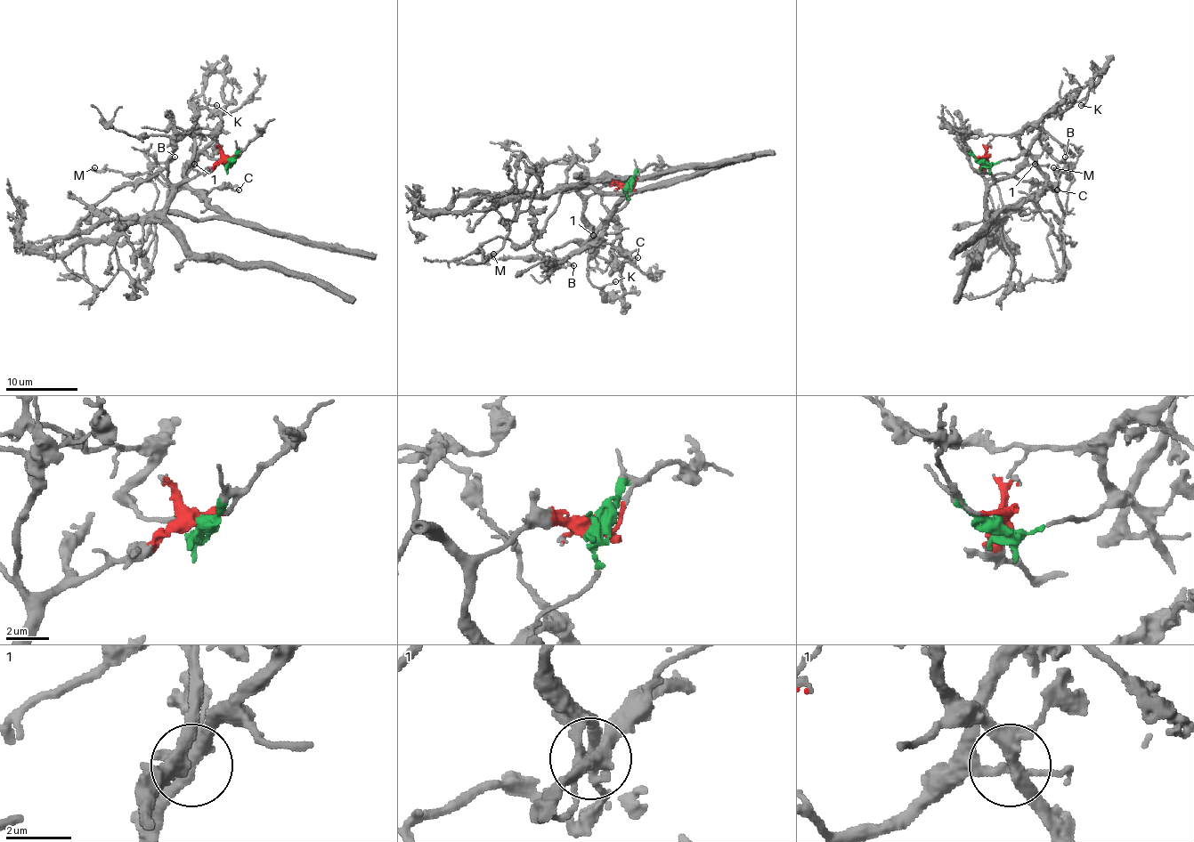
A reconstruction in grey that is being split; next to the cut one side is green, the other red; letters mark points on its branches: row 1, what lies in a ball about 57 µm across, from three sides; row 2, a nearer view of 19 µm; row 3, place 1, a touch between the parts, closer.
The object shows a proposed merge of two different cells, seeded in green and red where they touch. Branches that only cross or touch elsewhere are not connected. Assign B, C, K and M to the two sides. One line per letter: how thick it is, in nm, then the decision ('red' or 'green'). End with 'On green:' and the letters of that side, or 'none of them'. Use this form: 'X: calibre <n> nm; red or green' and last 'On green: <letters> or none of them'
B: calibre 280 nm; red
C: calibre 160 nm; green
K: calibre 130 nm; red
M: calibre 200 nm; green
On green: C, M

